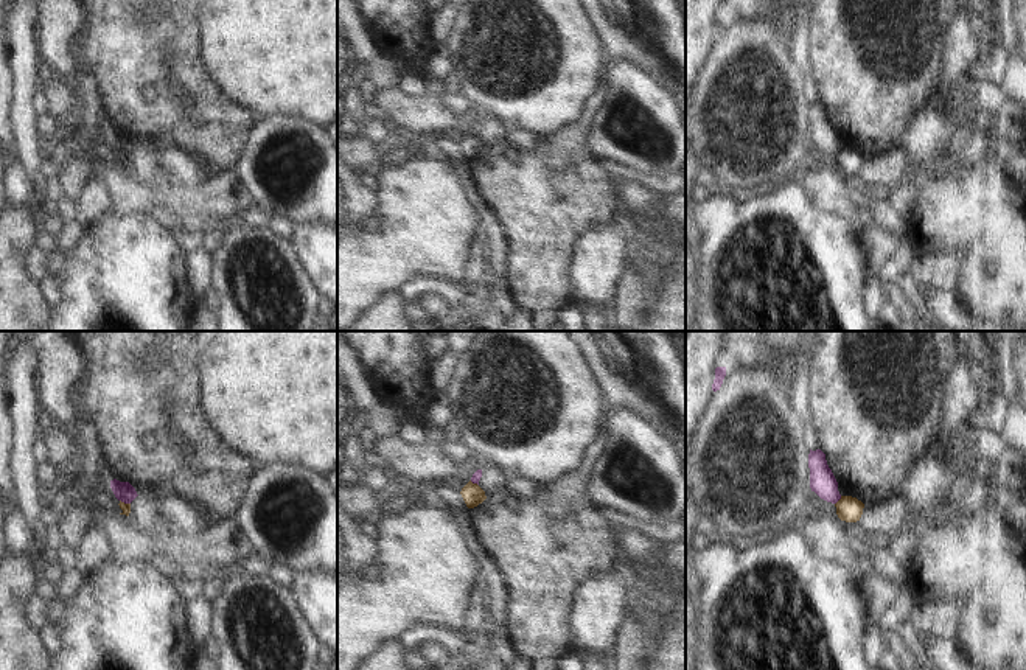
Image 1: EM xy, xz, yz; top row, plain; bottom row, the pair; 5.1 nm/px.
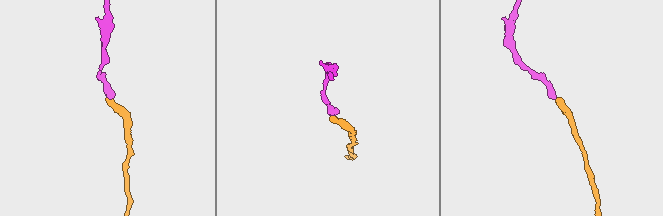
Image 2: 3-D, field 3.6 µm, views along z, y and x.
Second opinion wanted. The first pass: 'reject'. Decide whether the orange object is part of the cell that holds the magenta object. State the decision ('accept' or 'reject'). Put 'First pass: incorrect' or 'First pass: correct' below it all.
reject
First pass: correct

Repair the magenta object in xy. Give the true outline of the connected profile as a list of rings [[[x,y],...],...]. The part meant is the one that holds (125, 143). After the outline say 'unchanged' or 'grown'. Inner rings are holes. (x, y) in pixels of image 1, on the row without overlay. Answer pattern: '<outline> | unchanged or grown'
[[[110,132],[115,149],[124,155],[131,155],[138,146],[129,134]]] | unchanged

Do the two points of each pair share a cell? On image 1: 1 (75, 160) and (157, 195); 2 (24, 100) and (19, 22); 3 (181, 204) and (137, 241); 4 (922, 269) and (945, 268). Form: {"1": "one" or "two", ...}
{"1": "one", "2": "one", "3": "two", "4": "one"}

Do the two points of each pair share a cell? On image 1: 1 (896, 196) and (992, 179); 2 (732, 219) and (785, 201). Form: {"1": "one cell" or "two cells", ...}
{"1": "two cells", "2": "one cell"}

